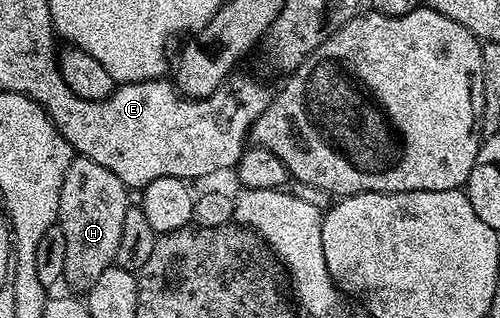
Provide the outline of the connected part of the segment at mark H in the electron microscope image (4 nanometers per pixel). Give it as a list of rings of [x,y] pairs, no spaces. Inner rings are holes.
[[[73,156],[62,179],[58,218],[62,235],[66,235],[65,286],[87,291],[94,279],[98,279],[98,275],[115,262],[118,239],[122,235],[122,219],[126,219],[126,211],[130,207],[128,196],[128,186],[114,175],[114,171],[106,171],[106,167],[102,167],[102,163],[94,163],[94,159]]]

